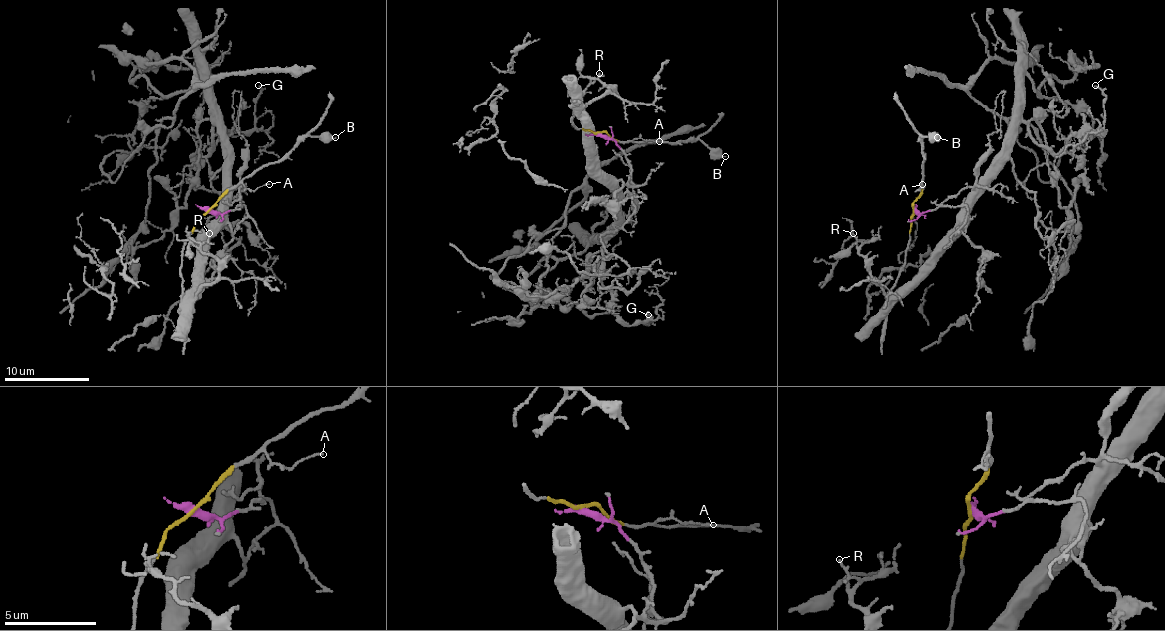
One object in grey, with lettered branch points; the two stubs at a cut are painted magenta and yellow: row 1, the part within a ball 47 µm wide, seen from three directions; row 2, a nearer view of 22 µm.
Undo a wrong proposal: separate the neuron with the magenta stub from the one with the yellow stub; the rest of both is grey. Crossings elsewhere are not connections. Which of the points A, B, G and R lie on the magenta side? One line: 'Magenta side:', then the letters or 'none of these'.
Magenta side: G, R

